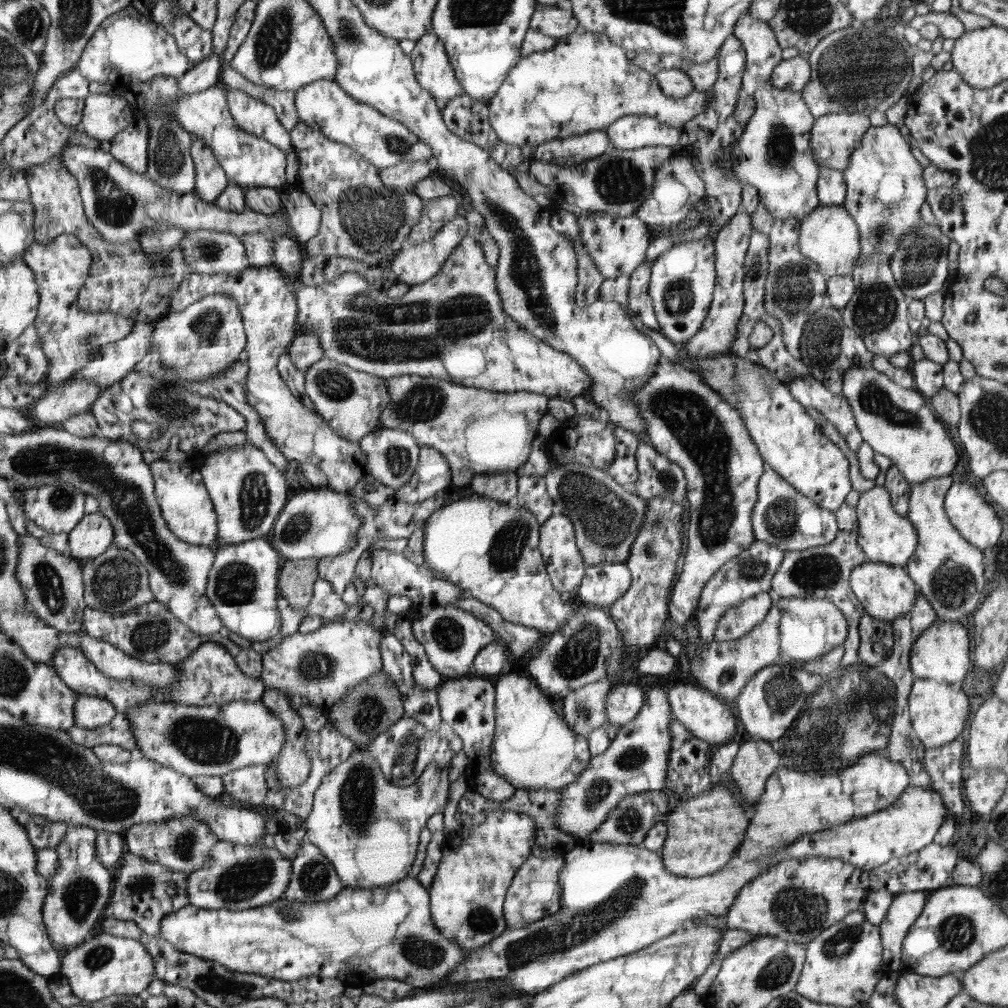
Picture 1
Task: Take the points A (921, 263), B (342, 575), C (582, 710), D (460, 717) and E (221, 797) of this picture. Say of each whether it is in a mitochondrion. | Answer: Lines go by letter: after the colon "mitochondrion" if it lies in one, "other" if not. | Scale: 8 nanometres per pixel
A: mitochondrion
B: other
C: mitochondrion
D: other
E: other

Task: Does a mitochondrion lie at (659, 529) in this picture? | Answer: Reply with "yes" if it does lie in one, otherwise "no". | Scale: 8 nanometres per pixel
yes

